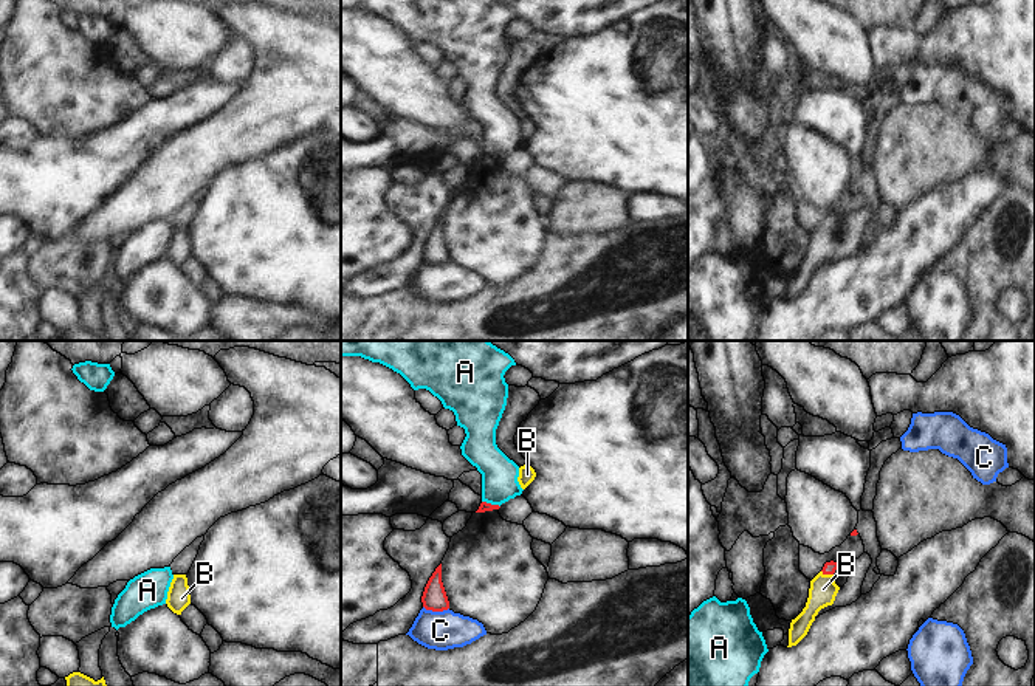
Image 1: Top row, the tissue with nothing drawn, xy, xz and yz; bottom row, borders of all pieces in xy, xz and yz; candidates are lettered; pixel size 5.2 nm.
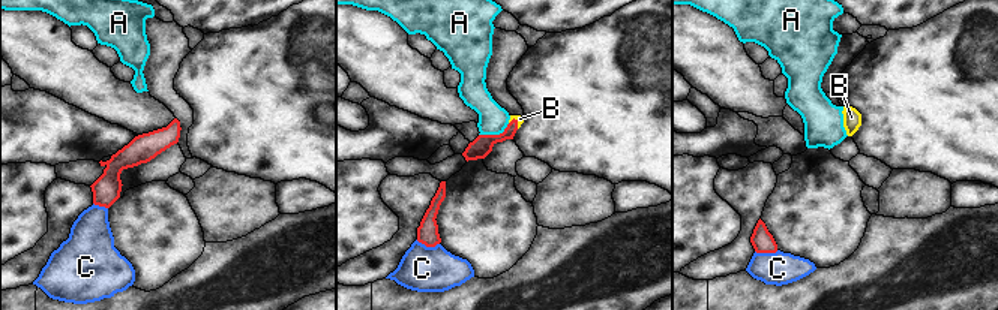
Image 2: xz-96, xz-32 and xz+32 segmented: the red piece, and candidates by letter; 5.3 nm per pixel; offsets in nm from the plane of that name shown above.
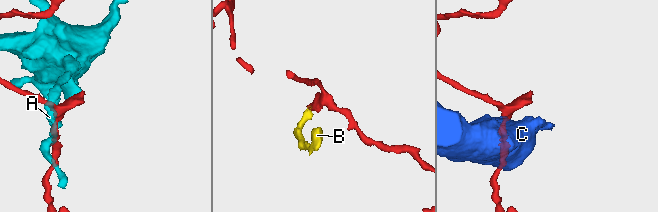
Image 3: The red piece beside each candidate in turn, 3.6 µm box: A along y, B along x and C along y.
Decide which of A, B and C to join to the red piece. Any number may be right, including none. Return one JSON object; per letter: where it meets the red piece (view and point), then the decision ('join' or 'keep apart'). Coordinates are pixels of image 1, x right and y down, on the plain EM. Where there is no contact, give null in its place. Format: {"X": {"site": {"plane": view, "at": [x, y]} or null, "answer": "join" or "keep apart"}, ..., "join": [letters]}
{"A": {"site": {"plane": "xz", "at": [491, 158]}, "answer": "keep apart"}, "B": {"site": {"plane": "yz", "at": [828, 226]}, "answer": "join"}, "C": {"site": {"plane": "xz", "at": [436, 264]}, "answer": "keep apart"}, "join": ["B"]}

